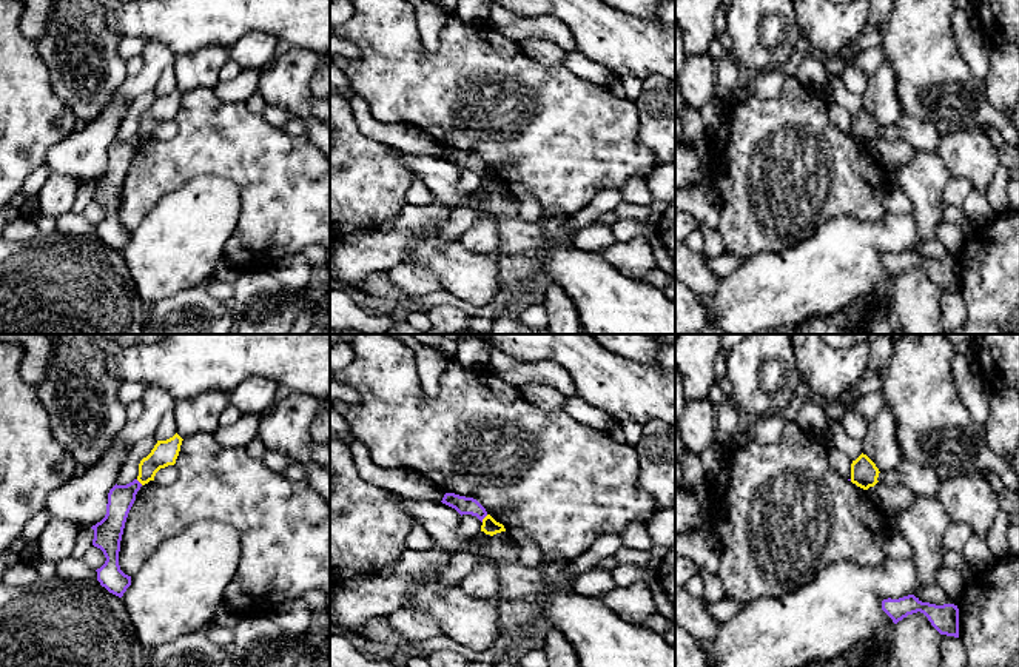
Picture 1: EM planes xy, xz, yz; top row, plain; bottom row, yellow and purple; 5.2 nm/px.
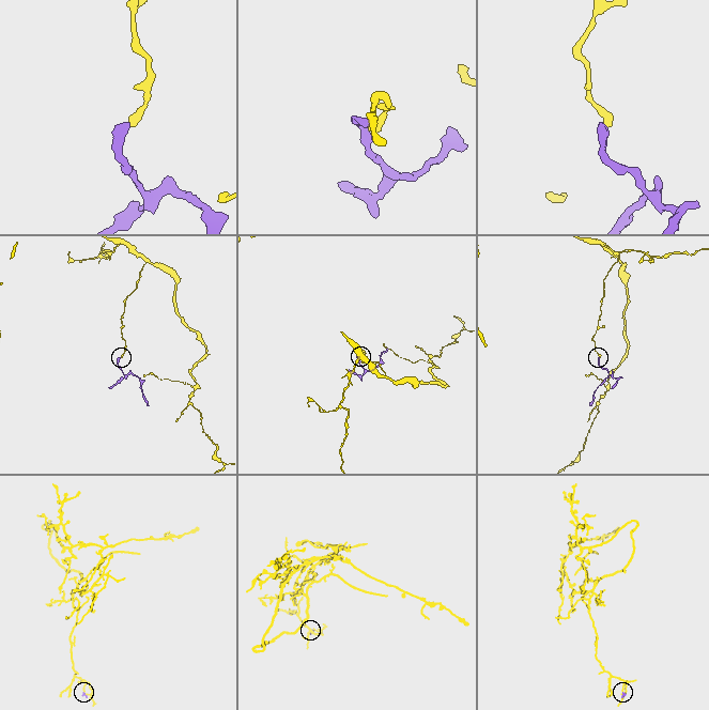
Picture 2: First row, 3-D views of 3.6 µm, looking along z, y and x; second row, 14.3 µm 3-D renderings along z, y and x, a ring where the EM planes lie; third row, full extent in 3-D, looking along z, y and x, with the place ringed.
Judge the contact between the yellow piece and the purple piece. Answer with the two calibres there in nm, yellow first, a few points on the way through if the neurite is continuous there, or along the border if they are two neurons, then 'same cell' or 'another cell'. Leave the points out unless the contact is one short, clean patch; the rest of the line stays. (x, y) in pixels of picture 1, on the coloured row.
calibres 80 and 100 nm; border xz (487, 515), (481, 521); another cell

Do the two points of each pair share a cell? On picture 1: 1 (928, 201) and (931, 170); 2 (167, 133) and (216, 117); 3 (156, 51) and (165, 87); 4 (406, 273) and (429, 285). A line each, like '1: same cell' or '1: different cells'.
1: same cell
2: different cells
3: different cells
4: same cell

